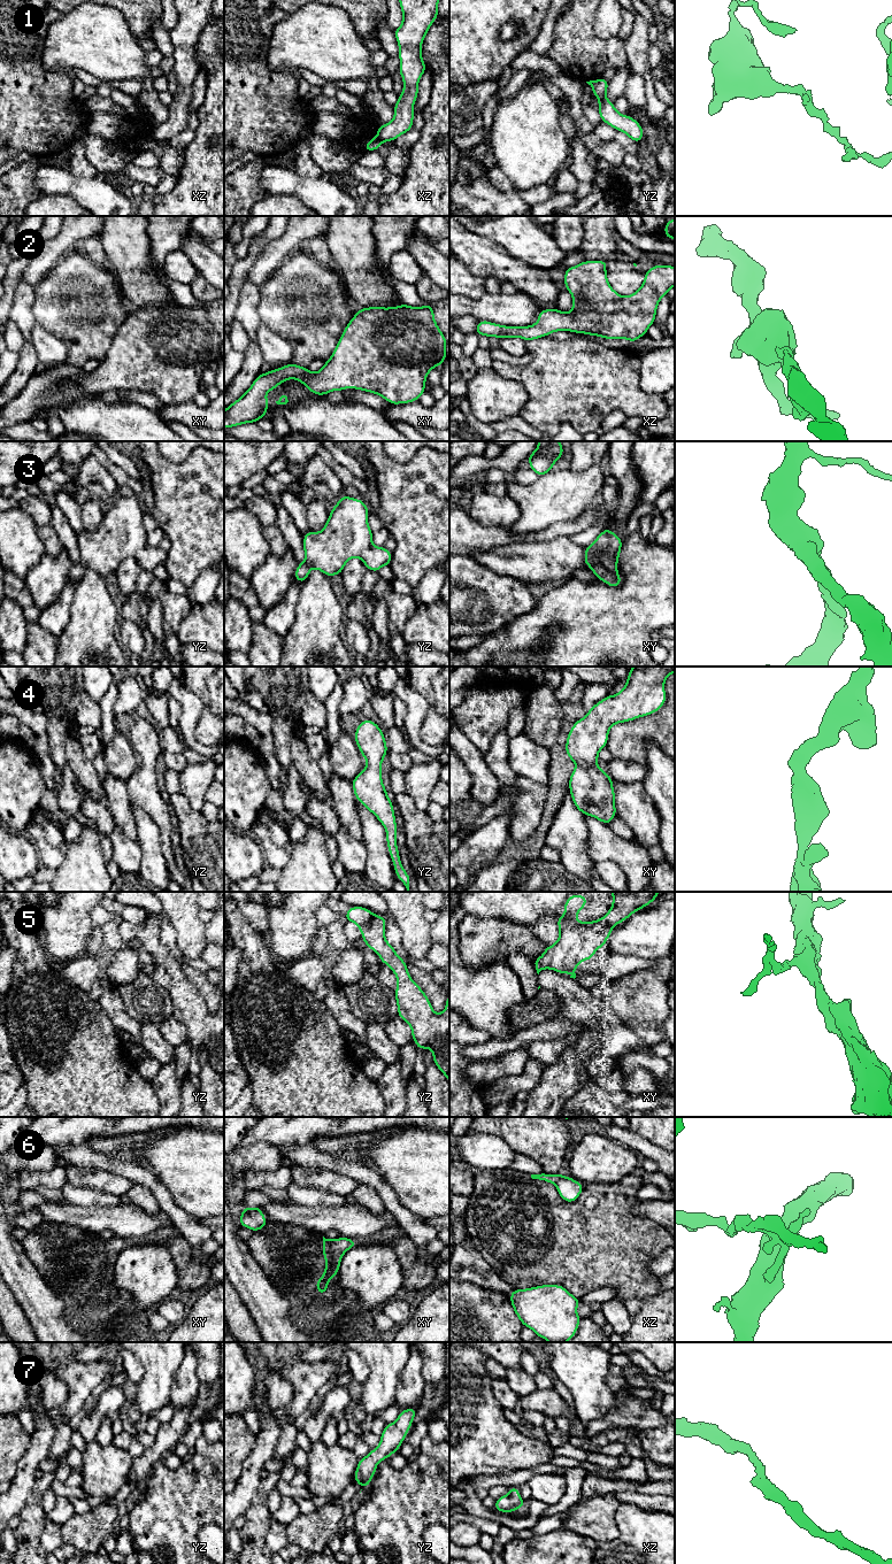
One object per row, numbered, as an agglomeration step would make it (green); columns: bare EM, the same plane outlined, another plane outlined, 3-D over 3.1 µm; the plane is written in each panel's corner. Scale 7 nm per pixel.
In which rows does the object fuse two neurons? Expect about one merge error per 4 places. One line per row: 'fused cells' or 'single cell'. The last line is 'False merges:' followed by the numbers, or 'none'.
1: fused cells
2: single cell
3: single cell
4: single cell
5: single cell
6: fused cells
7: single cell
False merges: 1, 6

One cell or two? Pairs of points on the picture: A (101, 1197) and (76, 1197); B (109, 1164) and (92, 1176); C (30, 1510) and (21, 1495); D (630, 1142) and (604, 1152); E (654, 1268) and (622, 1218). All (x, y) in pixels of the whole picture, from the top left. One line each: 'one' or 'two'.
A: one
B: two
C: two
D: two
E: two

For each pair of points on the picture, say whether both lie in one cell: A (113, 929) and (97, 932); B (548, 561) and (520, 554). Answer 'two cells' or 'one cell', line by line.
A: two cells
B: one cell

